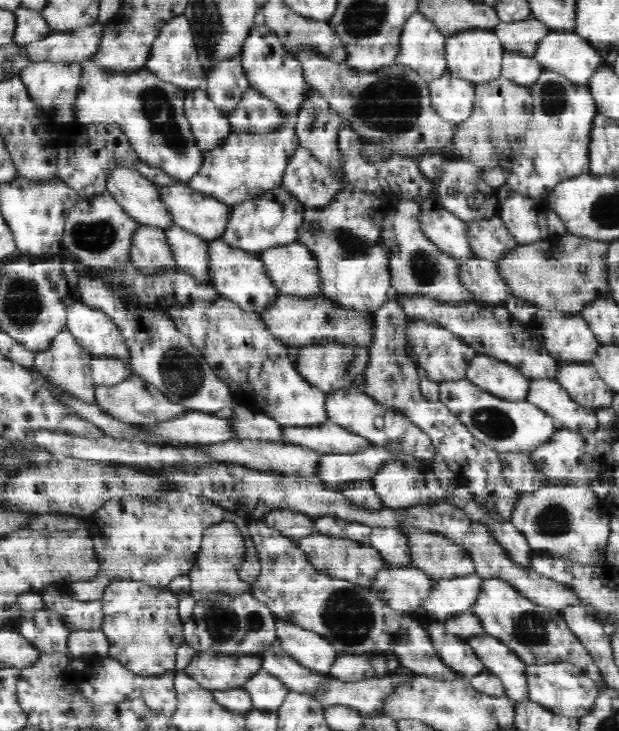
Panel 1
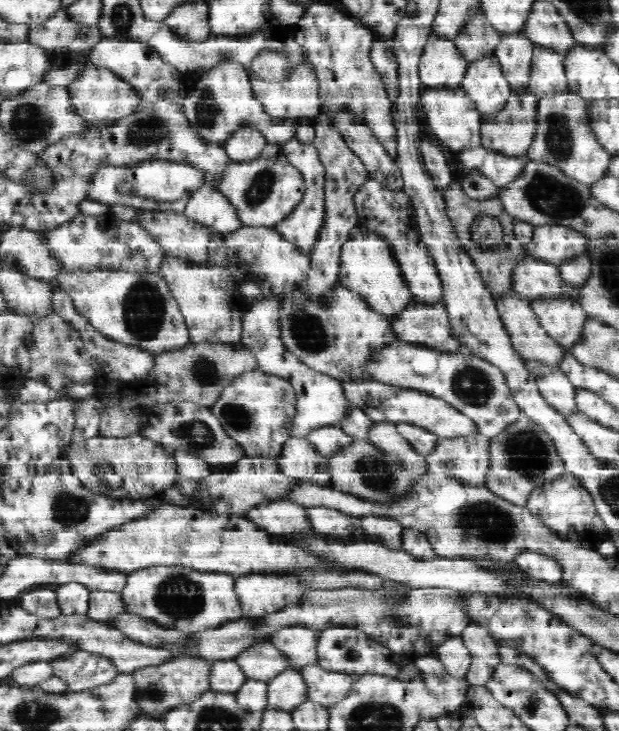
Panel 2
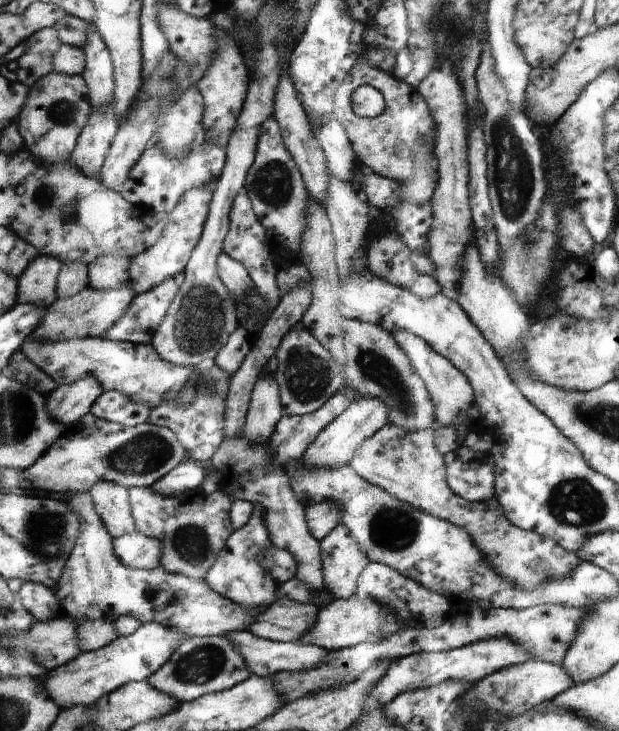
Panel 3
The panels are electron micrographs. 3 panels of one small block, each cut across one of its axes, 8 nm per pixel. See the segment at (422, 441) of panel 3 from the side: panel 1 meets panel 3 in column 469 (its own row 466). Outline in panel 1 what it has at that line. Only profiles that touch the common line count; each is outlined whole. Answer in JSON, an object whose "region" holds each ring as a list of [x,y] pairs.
{"region":[[[499,453],[501,474],[514,490],[528,493],[549,482],[528,460],[529,453]]]}

